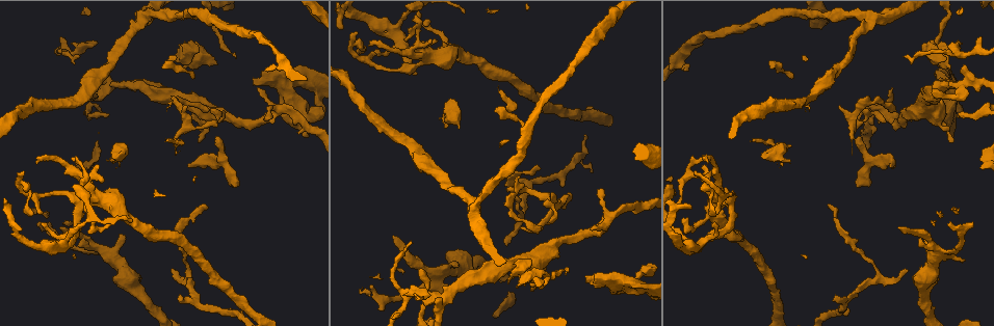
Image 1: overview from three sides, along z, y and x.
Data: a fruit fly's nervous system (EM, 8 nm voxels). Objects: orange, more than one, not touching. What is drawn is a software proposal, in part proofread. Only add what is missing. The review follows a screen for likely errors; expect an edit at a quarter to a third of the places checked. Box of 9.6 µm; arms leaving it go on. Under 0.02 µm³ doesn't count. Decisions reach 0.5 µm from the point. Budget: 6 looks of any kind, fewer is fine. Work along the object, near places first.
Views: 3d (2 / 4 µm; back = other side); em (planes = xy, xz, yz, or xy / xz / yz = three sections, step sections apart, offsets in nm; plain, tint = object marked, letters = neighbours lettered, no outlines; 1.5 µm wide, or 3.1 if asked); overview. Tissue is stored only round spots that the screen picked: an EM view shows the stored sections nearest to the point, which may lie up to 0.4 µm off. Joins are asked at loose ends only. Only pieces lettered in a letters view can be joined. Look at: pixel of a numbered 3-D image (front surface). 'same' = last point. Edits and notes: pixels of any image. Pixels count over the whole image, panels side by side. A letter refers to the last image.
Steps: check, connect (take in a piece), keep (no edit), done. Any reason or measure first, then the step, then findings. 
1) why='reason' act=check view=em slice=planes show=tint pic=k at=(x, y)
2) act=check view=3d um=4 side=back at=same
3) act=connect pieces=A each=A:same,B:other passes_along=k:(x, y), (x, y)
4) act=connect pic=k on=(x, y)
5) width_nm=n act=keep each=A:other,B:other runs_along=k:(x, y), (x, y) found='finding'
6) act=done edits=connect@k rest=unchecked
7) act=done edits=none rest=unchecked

why='free end' act=check view=3d um=4 pic=1 at=(171, 271)

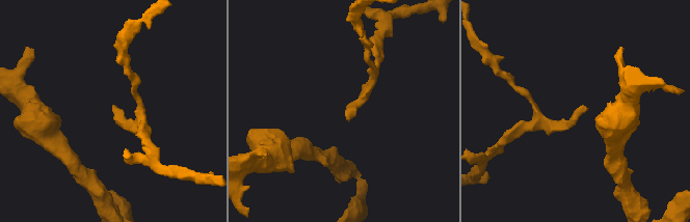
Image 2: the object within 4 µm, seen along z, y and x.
why='need the tissue' act=check view=em slice=planes show=plain pic=2 at=(587, 108)

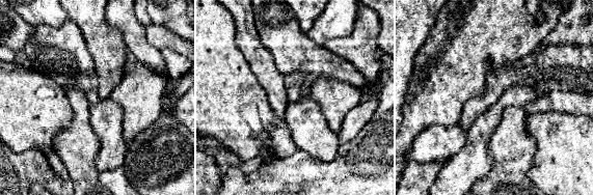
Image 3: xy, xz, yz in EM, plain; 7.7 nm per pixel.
act=check view=em slice=planes show=letters at=same

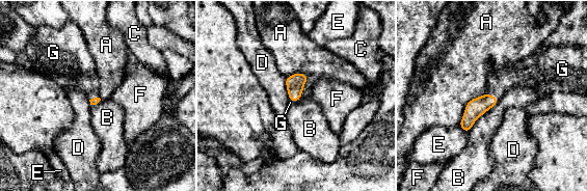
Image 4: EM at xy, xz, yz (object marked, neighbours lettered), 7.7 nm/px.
act=connect pieces=G each=A:other,B:other,C:other,D:other,E:other,F:other,G:same found='it goes on there'

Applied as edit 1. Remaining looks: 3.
why='see it whole again' act=check view=overview

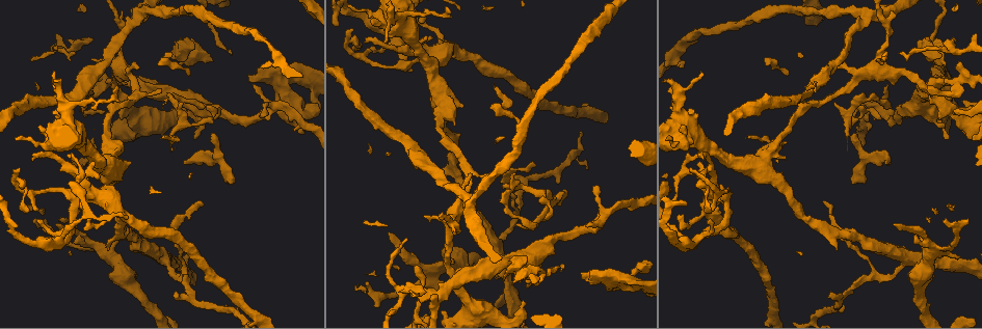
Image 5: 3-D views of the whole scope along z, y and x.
why='an open end' act=check view=em slice=yz step=4 show=letters pic=5 at=(855, 184)

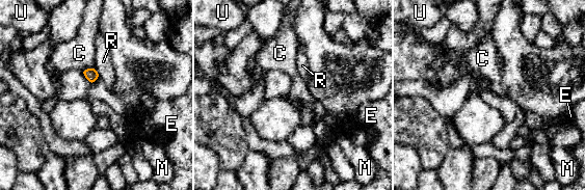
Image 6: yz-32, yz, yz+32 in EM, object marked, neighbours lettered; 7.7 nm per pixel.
act=check view=em slice=planes show=letters at=same

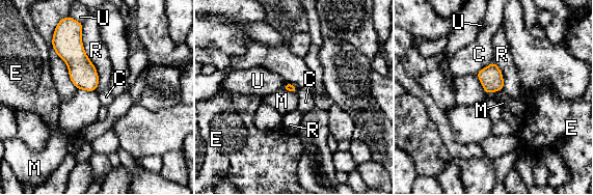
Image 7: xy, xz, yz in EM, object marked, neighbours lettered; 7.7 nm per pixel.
act=keep each=C:other,E:other,M:other,R:other,U:other found='no lettered piece goes on from it'

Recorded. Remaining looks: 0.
act=done edits=connect@4 rest=unchecked

